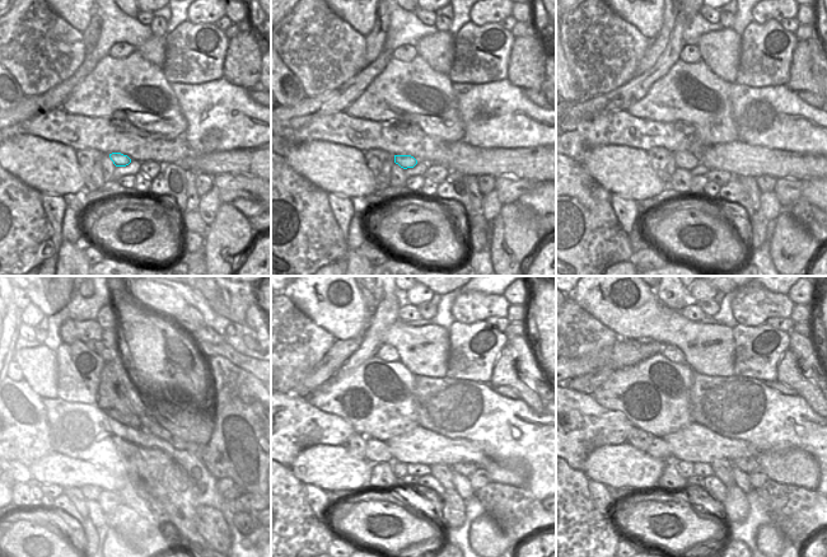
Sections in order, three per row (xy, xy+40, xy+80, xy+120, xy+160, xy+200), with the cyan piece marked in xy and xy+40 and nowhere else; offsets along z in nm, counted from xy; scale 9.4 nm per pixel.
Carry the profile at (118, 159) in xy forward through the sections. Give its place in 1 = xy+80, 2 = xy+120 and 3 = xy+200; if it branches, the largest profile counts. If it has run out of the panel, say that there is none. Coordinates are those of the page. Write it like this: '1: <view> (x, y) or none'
1: xy+80 (683, 159)
2: xy+120 (107, 448)
3: xy+200 (658, 448)

